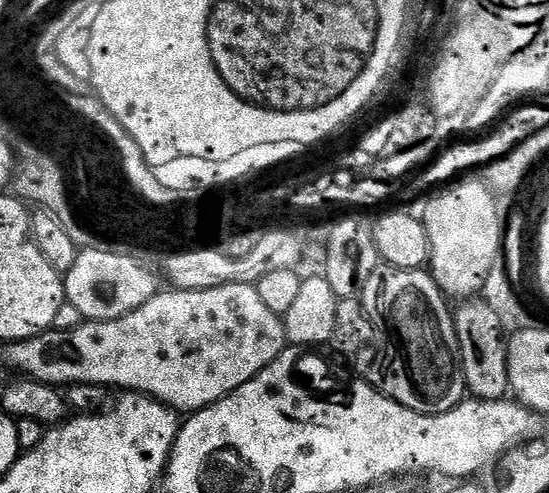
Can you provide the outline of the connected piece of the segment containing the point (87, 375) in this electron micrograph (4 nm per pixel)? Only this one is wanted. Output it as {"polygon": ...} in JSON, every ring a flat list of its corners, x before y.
{"polygon":[[227,284,226,286,218,286,210,290,190,290,189,292,161,290,156,293,154,298,150,298,150,302,138,306,138,310,134,310,122,318,114,318,113,320,90,320,78,325,77,328,71,328,65,332,49,330,43,332,41,336,35,336,29,340,15,341,15,343,11,345,12,353,9,354,8,360,20,371,17,373,23,374,25,377,33,380,39,380,41,384,51,384,53,386,99,384,101,386,107,386,112,390,115,390,115,388,124,388,120,390,138,392,150,396,153,400,159,400,161,404,167,404,169,408,175,410,177,413,191,414,199,412,202,408,210,407,214,402,218,402,222,398,229,396,234,390,238,390,238,386,250,382,262,369,266,366,270,366,270,362,277,360,285,347,284,321,281,316,274,314,274,310,270,310,266,307,266,302,262,302,262,297,258,294,258,290,255,286,251,284]]}

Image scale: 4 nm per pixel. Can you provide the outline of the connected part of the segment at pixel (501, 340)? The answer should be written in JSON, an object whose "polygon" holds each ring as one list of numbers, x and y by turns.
{"polygon":[[468,298,463,301,464,304,456,312,456,340,460,343,460,352,458,348,458,368,464,378,467,391,471,393,477,400,502,400,509,395,510,385,508,383,508,350,506,347,506,332,505,329,500,327,499,318,494,314,493,310,490,310,490,306,484,303,480,298]]}

